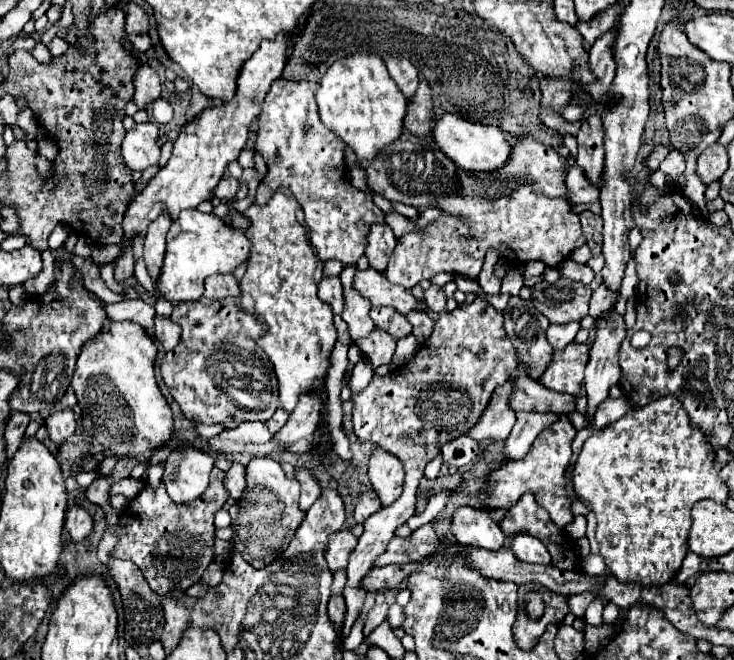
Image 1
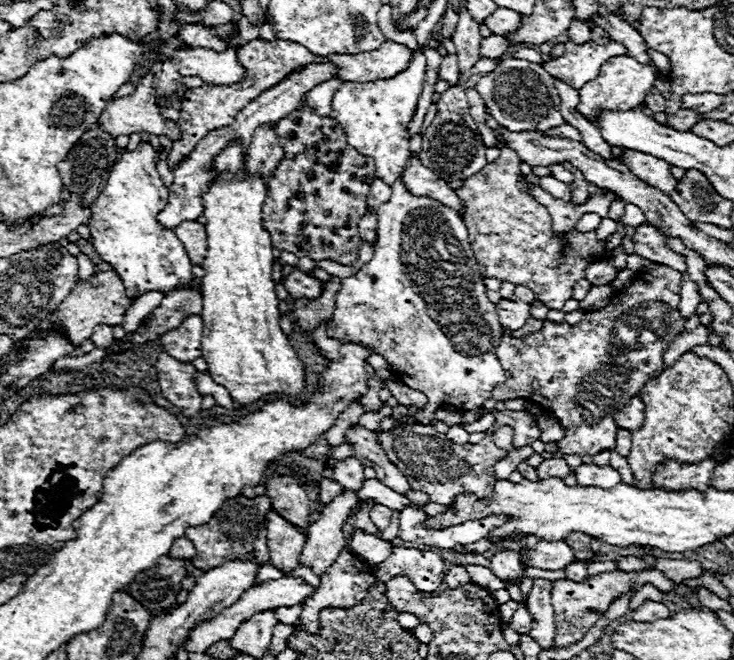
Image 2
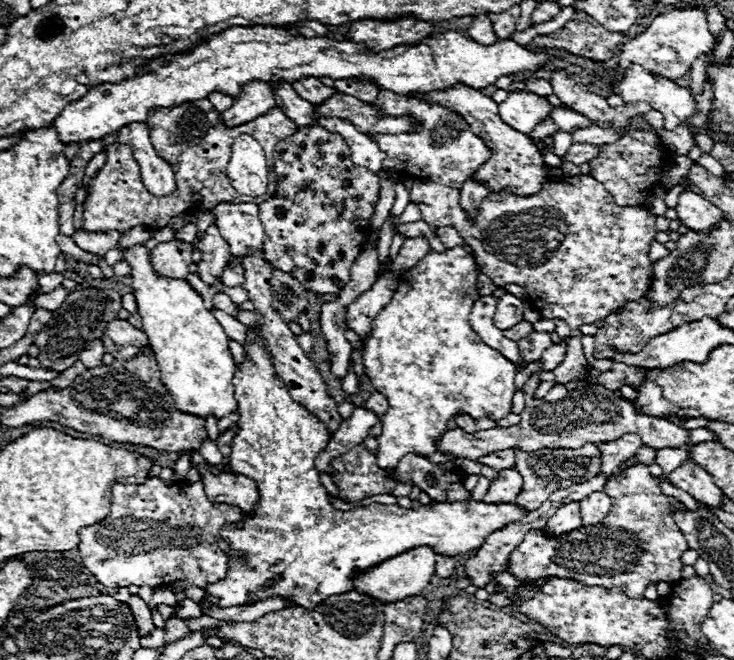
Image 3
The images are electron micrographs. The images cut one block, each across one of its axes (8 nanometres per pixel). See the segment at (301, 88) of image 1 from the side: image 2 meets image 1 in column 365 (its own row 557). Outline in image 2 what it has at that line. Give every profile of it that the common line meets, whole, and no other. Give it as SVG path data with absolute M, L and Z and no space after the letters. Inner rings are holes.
M242 494L238 498L226 498L224 504L220 506L220 510L214 512L214 518L208 524L186 530L186 538L196 548L196 554L192 558L194 566L208 572L216 566L222 566L224 562L250 558L250 554L254 552L256 536L258 536L258 524L252 524L252 522L262 520L264 514L270 512L270 504L272 502L266 494L256 496L256 498L246 498ZM248 520L250 520L250 524L248 524Z

